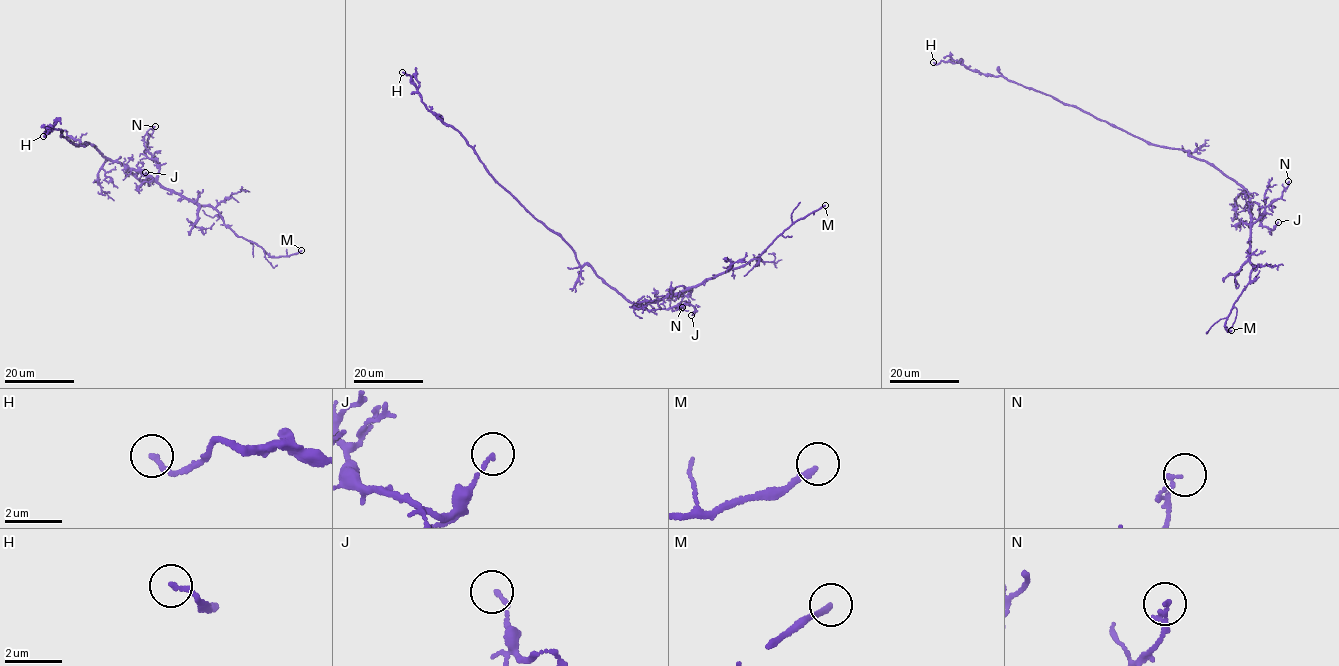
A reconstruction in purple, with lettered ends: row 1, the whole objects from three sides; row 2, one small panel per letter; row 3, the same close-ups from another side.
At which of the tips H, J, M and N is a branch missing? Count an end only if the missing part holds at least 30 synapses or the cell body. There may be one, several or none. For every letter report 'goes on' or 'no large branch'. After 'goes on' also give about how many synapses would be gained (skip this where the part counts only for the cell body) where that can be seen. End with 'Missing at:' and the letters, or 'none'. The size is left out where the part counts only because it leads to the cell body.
H: no large branch
J: no large branch
M: goes on
N: no large branch
Missing at: M

